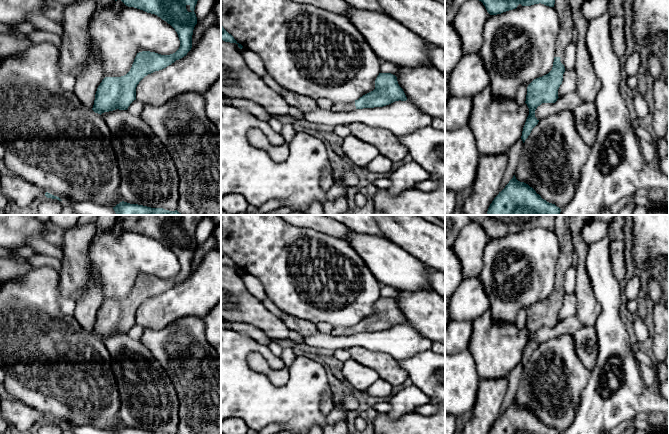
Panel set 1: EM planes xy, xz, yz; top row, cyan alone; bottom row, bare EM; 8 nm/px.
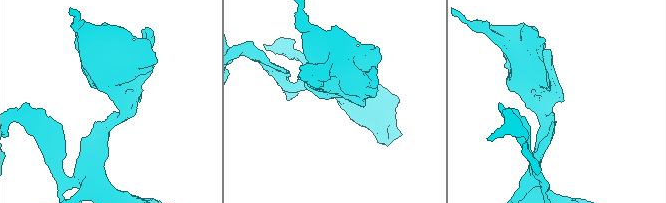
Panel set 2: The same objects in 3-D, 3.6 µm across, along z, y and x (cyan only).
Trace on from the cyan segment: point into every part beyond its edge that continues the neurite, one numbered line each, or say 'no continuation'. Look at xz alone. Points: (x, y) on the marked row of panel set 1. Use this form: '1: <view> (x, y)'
1: xz (336, 107)

